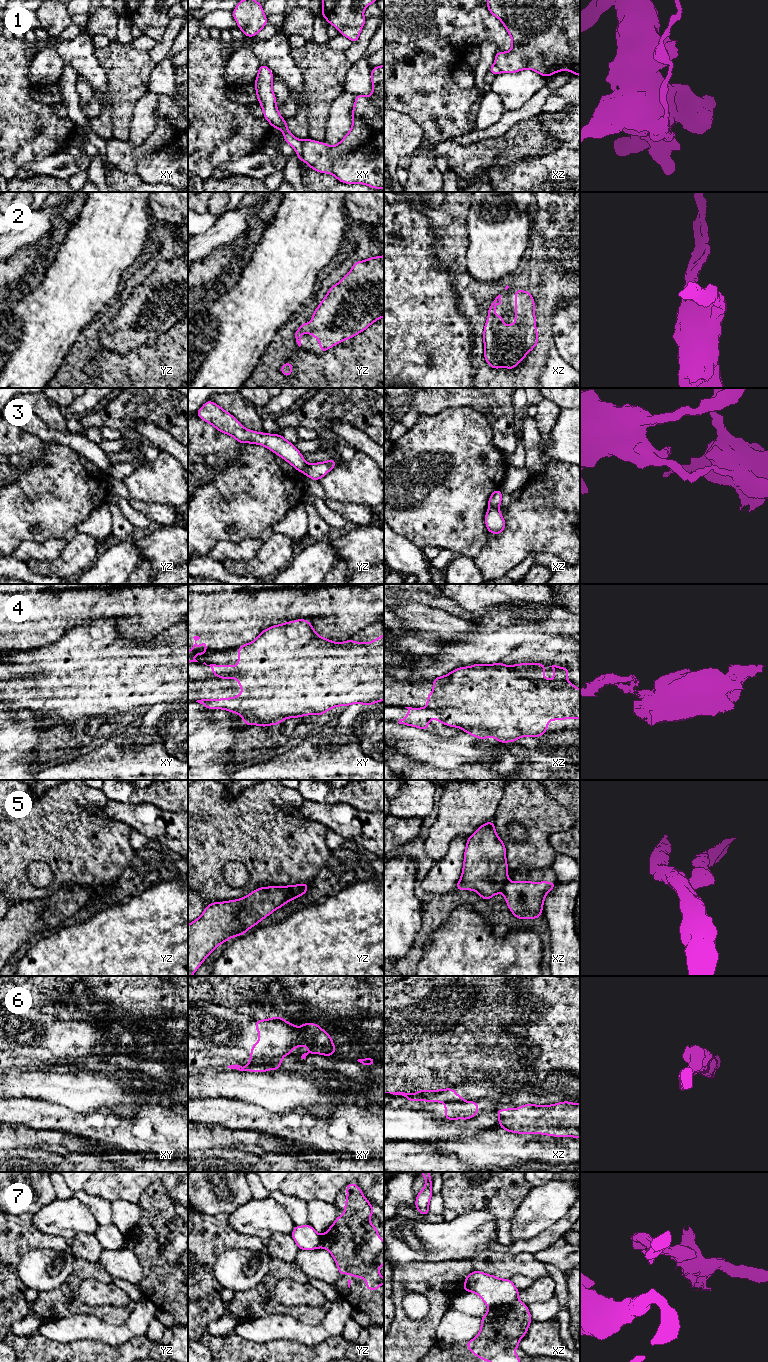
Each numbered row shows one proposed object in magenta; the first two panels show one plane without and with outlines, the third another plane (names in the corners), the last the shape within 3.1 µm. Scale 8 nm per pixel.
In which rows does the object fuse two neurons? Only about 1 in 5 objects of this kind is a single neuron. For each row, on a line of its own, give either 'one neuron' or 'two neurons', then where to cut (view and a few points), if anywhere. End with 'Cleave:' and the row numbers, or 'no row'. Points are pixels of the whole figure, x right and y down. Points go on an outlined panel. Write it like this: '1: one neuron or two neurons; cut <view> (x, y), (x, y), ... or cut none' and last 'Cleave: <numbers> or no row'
1: two neurons; cut xy (303, 140), (302, 160)
2: one neuron; cut none
3: two neurons; cut yz (308, 465), (305, 473)
4: two neurons; cut xy (238, 668), (235, 672), (221, 673), (216, 676)
5: two neurons; cut yz (294, 885), (292, 887), (293, 898)
6: two neurons; cut xy (249, 1064), (265, 1065), (268, 1068)
7: two neurons; cut xz (517, 1298), (509, 1303), (497, 1305), (489, 1309)
Cleave: 1, 3, 4, 5, 6, 7

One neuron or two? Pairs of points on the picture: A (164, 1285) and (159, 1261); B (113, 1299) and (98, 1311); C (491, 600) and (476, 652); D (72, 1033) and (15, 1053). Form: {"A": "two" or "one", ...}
{"A": "one", "B": "two", "C": "two", "D": "one"}

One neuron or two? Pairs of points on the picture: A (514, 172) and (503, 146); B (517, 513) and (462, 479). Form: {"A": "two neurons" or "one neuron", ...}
{"A": "two neurons", "B": "two neurons"}

